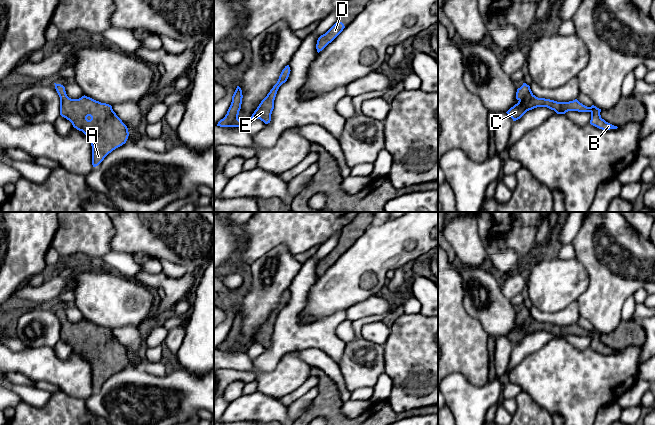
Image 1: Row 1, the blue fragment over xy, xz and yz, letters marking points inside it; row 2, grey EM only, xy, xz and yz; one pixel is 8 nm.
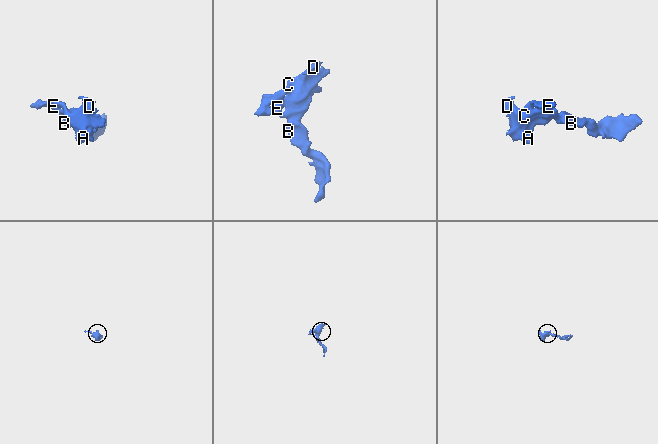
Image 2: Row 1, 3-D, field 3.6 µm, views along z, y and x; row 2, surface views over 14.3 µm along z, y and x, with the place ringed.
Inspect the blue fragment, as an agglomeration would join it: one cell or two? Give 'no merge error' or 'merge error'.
no merge error

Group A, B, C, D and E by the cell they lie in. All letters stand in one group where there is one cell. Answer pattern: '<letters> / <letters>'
A B C D E

